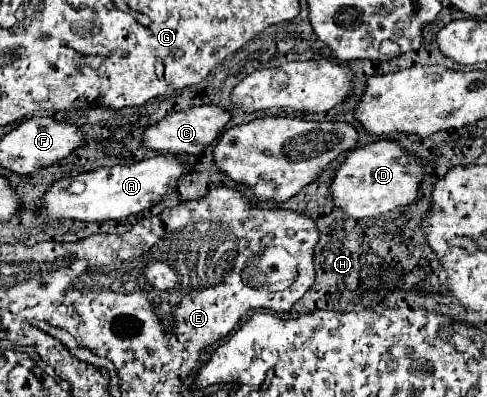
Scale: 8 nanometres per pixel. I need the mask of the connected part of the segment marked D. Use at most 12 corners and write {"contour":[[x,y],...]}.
{"contour":[[391,140],[351,150],[329,194],[353,218],[415,202],[425,168]]}

